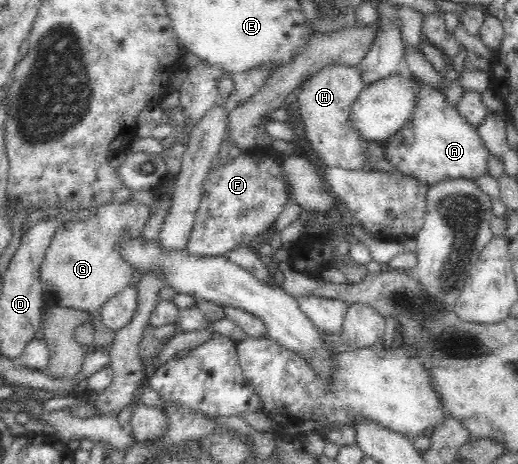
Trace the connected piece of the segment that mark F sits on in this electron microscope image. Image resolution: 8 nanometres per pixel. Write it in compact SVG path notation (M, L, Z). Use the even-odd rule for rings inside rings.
M257 147L258 151L254 151L253 149L250 152L242 152L238 159L234 159L234 161L230 161L228 165L213 166L212 170L206 176L206 179L203 183L202 190L202 199L198 208L198 215L196 215L196 221L194 225L194 229L192 229L191 237L188 240L186 250L190 252L190 254L194 256L217 256L217 255L225 255L231 249L234 249L240 241L244 241L244 239L254 239L257 236L260 236L260 239L267 235L270 231L274 230L273 224L275 223L277 216L282 211L282 207L284 207L284 203L286 201L290 201L290 194L288 194L288 186L286 186L286 182L284 182L284 178L282 178L282 167L277 163L277 157L275 155L280 155L281 151L275 147L266 147L260 148Z

